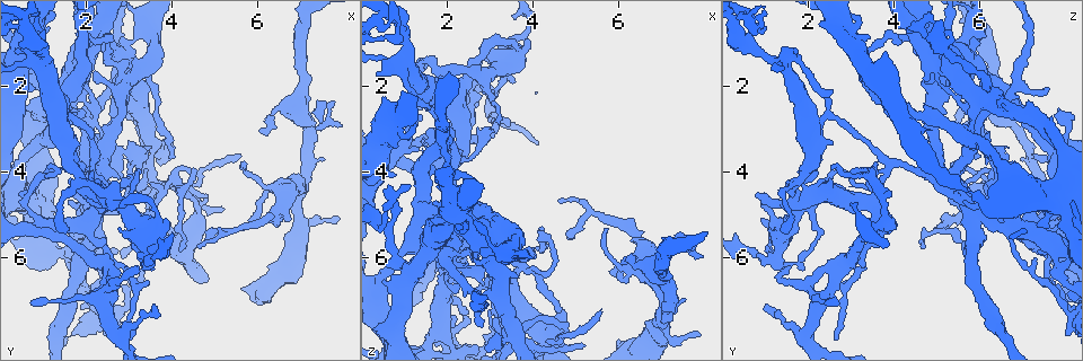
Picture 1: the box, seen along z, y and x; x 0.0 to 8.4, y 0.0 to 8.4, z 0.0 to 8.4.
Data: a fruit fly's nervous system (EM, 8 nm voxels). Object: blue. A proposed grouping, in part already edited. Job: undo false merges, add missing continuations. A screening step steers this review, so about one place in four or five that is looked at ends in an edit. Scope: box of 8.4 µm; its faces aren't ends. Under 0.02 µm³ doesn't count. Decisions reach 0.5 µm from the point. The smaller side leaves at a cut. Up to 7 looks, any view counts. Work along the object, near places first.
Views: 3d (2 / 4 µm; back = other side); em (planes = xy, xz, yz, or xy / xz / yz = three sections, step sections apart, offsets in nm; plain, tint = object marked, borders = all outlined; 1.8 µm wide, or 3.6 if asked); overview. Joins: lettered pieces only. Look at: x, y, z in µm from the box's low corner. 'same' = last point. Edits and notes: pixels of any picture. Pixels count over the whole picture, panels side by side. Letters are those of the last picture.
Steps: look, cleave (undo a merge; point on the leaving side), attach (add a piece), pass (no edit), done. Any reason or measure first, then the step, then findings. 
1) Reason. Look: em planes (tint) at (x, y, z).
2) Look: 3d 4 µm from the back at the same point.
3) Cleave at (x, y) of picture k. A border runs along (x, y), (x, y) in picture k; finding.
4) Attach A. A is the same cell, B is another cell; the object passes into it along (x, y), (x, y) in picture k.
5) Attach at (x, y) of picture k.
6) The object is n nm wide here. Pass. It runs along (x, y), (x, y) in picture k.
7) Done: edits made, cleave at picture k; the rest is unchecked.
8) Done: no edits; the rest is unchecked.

Thin end. Look: 3d 4 µm at (3.00, 4.00, 3.05).

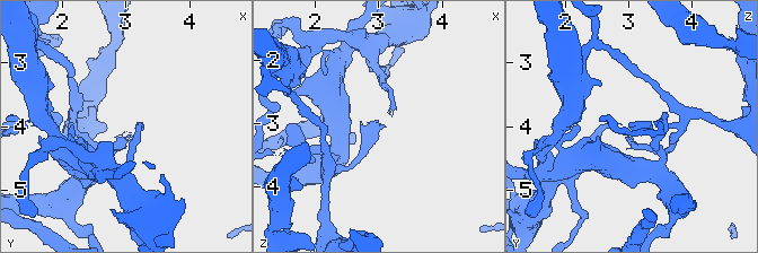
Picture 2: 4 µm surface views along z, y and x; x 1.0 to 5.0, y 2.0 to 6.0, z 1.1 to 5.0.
Now the EM. Look: em 3.6 µm planes (borders) at (3.00, 4.05, 3.00).

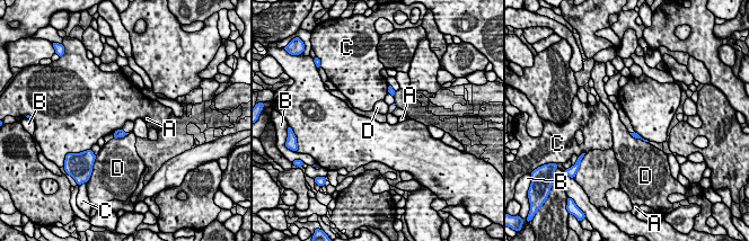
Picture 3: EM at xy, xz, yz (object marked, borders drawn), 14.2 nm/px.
Pass. A, B, C and D are other cells; a border runs along (628, 133), (648, 142) in picture 3; none of them fits.

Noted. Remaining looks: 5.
Look: 3d 2 µm from the back at (5.75, 3.90, 5.30).

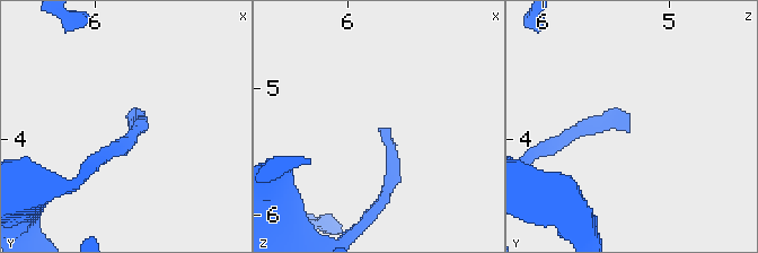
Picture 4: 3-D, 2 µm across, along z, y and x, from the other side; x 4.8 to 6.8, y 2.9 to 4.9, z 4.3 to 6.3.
Look: em xy step 8 (plain) at (5.68, 3.90, 5.32).

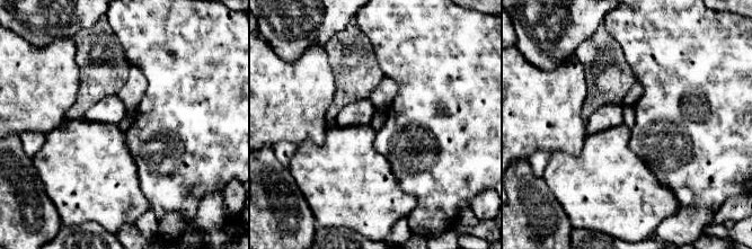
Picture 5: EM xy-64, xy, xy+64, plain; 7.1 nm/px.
Look: em xy step 8 (borders) at the same point.

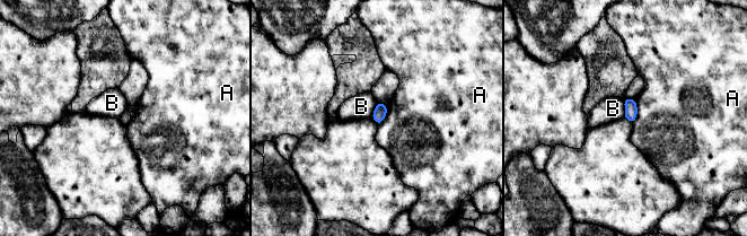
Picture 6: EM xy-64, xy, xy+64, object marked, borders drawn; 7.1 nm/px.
The object is 90 nm wide here; the longest contact is with A, 170 nm. Pass. A and B are other cells; no lettered piece goes on from it.

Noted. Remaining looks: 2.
Four arms meet. Look: 3d 2 µm from the back at (2.00, 5.25, 6.60).

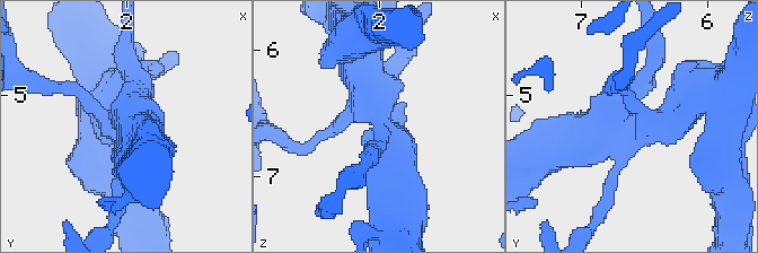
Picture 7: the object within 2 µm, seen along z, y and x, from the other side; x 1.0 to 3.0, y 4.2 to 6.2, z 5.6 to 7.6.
Look: em planes (borders) at (1.98, 5.20, 6.64).

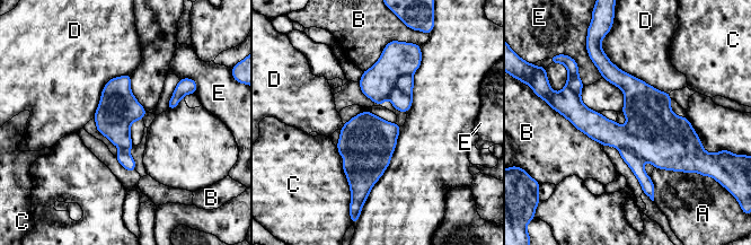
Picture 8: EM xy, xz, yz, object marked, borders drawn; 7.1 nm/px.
The longest contact is with D, 600 nm. Pass. A, B, C, D and E are other cells; a border runs along (601, 49), (621, 70), (669, 94) in picture 8; one cell here.

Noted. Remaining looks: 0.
Done: no edits; the rest is unchecked.

